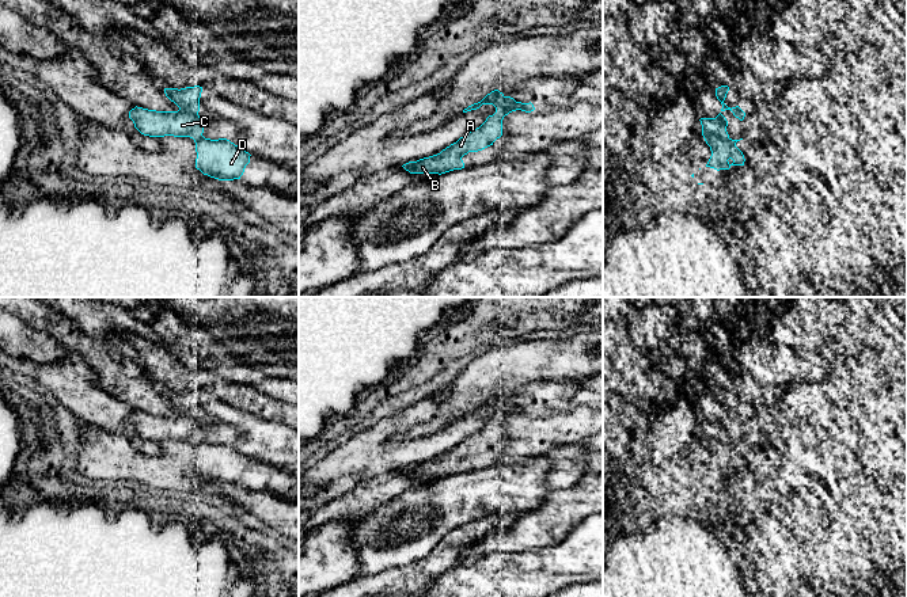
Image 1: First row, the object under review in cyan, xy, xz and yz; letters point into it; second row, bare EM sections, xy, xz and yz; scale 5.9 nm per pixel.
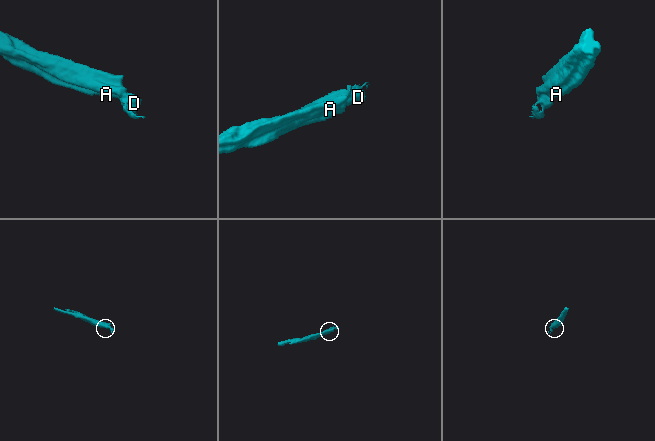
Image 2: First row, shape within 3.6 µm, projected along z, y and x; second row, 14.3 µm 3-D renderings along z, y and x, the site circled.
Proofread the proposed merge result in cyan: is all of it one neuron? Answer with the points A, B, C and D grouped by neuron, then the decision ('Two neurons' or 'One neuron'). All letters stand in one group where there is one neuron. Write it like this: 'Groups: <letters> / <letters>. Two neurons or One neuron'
Groups: A B C / D. Two neurons

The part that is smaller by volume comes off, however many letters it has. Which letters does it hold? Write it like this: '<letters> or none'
D

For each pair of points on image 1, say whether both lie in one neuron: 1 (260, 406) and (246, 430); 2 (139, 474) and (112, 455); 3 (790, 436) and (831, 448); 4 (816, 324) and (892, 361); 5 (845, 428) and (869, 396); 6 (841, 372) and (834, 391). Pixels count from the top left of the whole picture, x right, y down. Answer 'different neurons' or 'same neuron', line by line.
1: different neurons
2: same neuron
3: different neurons
4: same neuron
5: different neurons
6: same neuron

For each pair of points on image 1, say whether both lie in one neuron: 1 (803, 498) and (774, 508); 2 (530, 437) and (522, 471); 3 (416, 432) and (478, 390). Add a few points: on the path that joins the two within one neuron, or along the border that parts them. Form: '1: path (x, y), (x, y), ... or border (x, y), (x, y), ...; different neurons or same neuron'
1: border (781, 505), (790, 517); different neurons
2: border (545, 455), (505, 459); different neurons
3: path (431, 426), (463, 396); same neuron

